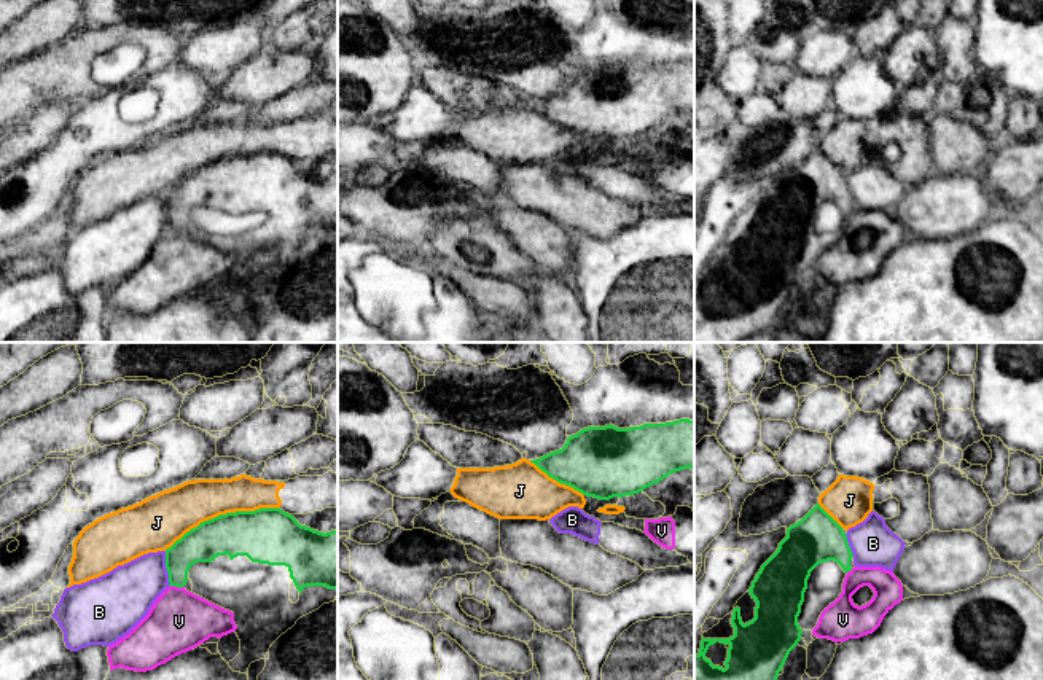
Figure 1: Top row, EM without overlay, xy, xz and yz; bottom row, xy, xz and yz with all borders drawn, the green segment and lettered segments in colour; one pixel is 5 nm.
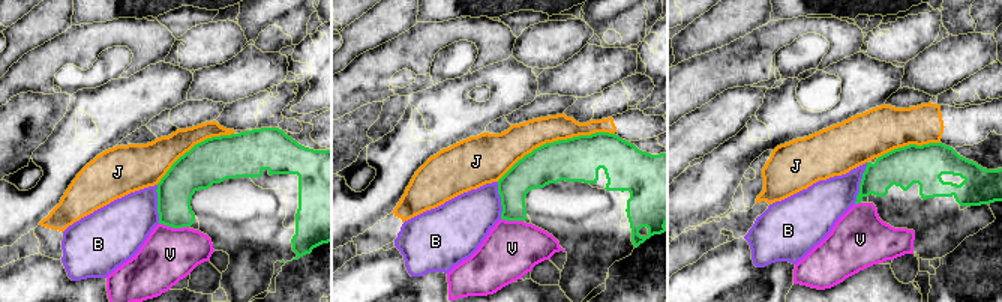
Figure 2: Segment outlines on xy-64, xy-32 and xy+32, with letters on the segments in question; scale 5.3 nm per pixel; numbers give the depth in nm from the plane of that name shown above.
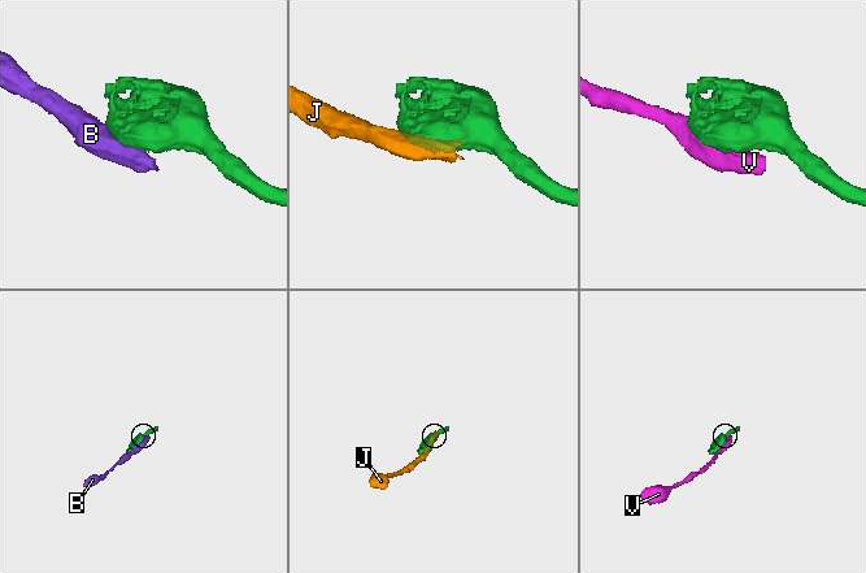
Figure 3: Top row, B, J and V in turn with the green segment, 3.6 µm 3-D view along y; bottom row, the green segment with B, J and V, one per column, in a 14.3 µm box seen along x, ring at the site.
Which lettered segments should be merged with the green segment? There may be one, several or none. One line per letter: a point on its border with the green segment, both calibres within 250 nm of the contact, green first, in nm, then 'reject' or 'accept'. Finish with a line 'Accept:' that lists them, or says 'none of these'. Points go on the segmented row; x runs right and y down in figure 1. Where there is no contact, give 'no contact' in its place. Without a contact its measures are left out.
B: contact xy (166, 567); calibres 190 and 280 nm; reject
J: contact xy (222, 515); calibres 280 and 240 nm; reject
V: contact xy (177, 586); calibres 180 and 300 nm; reject
Accept: none of these

